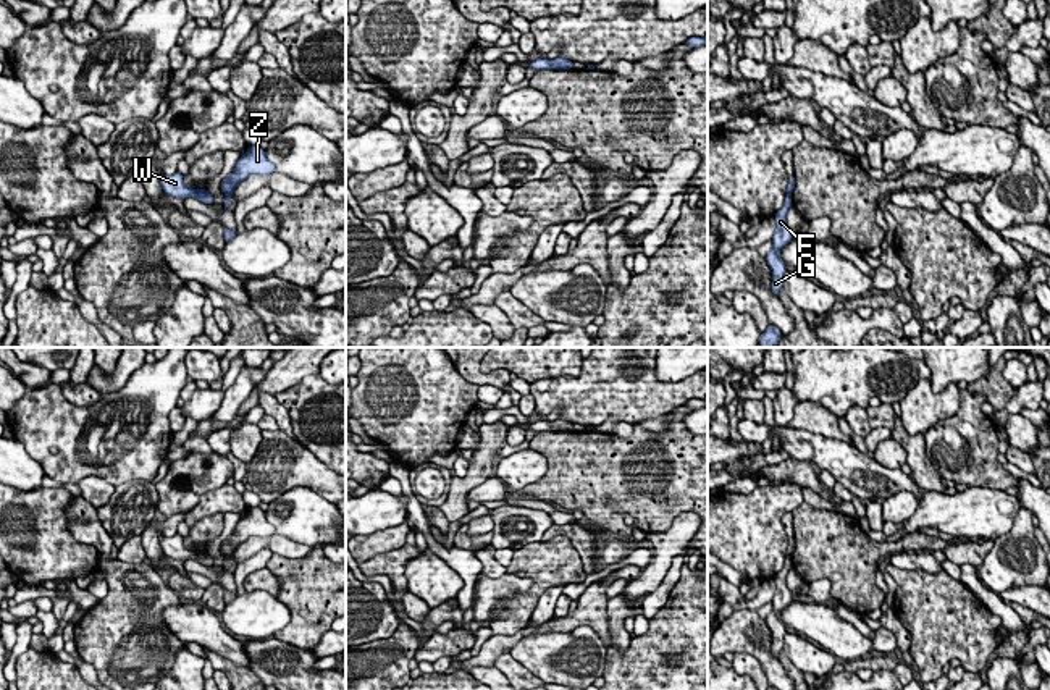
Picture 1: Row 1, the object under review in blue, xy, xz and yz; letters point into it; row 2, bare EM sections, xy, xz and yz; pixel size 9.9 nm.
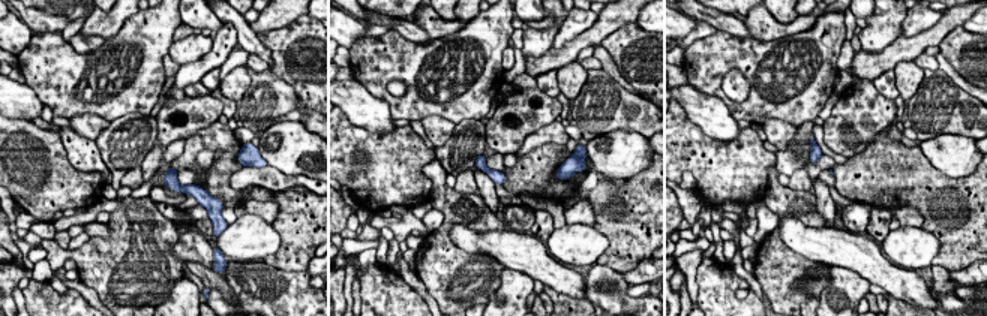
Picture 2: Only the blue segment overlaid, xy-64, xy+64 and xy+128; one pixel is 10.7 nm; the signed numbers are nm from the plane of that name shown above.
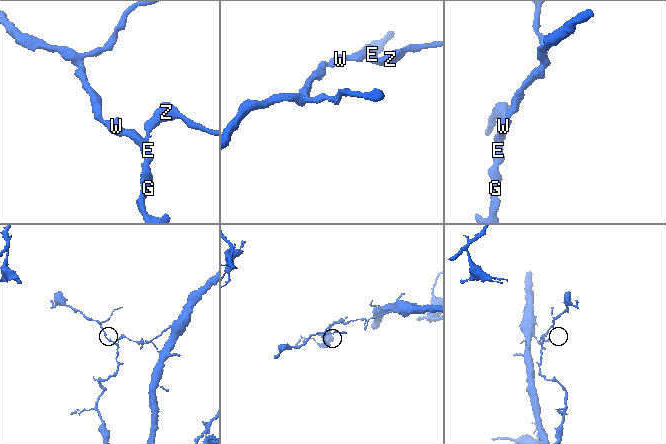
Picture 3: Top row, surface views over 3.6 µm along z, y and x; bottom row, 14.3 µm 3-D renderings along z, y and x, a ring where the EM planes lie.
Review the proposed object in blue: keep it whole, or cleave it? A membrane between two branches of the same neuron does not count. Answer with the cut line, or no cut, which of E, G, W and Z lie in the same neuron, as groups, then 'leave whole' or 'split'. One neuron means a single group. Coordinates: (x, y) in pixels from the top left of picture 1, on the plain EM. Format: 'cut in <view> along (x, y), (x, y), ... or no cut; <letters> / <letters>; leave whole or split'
cut in xy along (226, 555), (231, 556); E G W / Z; split

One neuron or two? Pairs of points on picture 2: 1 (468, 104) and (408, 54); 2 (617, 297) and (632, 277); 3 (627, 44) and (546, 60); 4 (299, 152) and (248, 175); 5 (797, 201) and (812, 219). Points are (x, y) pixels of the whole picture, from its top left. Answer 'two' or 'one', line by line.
1: one
2: two
3: two
4: two
5: one

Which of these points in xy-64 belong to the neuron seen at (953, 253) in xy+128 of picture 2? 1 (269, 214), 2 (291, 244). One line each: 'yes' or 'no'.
1: no
2: yes

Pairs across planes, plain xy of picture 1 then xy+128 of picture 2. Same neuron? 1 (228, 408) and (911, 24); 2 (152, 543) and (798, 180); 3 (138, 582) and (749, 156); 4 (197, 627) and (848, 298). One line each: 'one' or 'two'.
1: one
2: two
3: two
4: two

